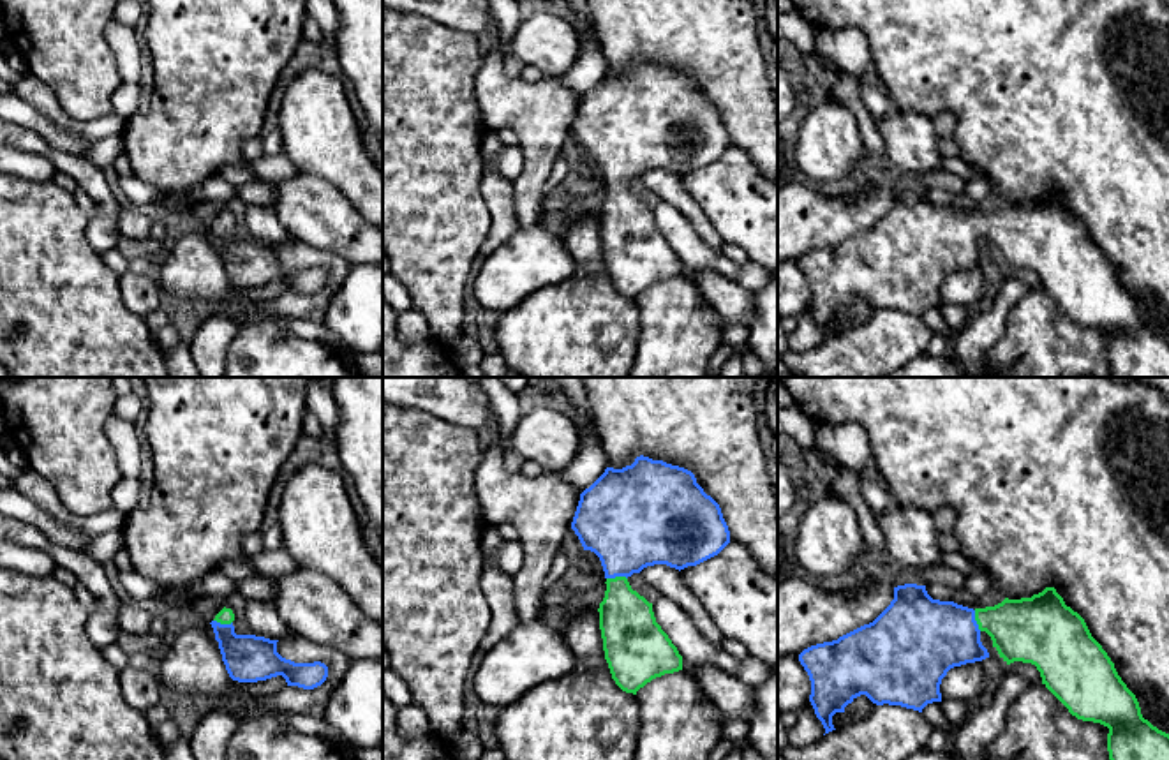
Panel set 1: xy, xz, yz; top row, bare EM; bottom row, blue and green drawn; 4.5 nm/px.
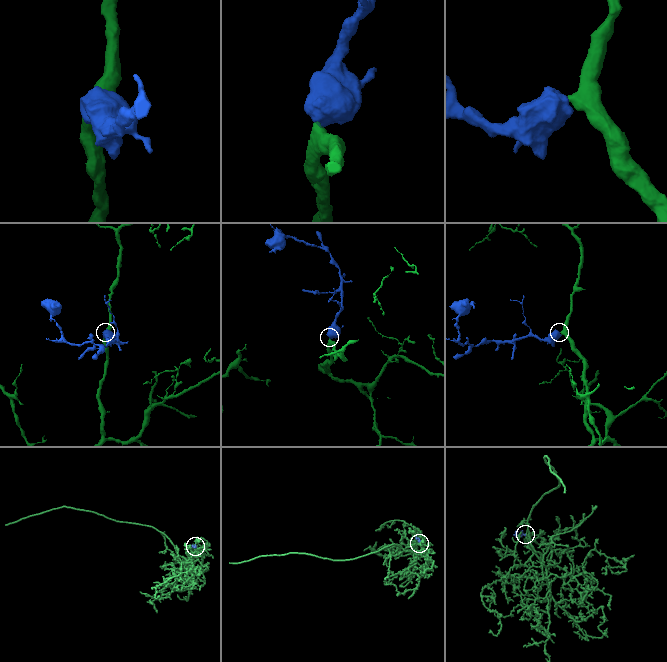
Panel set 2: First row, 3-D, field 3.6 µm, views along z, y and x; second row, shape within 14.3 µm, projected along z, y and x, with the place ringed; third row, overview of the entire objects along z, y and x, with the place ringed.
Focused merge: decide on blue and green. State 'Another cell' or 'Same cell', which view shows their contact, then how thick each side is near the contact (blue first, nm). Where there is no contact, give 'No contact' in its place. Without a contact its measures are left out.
Same cell. Touches blue in xz. Thickness 420 nm (blue) against 260 nm

